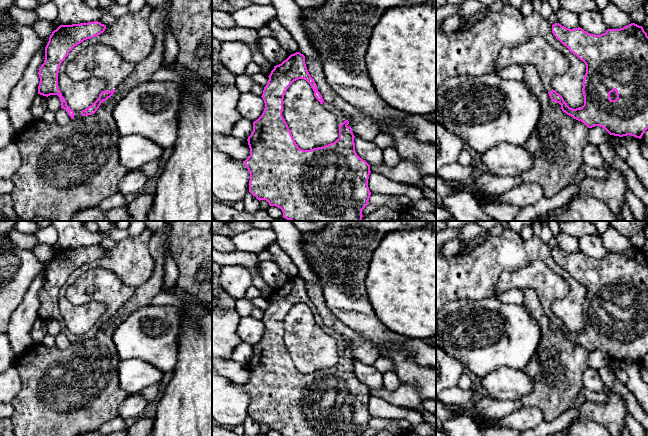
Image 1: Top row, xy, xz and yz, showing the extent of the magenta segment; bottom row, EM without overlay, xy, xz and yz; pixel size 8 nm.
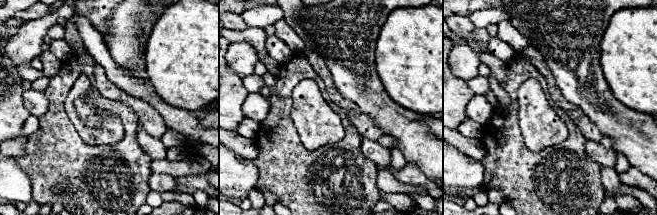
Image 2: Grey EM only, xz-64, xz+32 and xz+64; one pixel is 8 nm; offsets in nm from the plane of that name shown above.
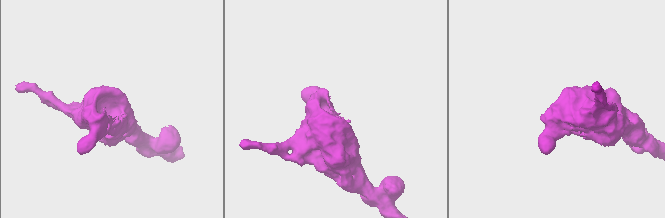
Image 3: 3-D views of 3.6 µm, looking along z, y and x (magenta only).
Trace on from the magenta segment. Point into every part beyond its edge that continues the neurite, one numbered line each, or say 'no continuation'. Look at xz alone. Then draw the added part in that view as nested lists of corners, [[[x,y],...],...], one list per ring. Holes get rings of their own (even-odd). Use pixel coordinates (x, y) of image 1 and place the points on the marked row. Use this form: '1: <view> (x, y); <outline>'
1: xz (341, 117); [[[325,102],[322,103],[322,106],[328,110],[329,112],[333,113],[336,115],[337,117],[337,121],[338,121],[338,125],[341,125],[345,120],[347,120],[347,116],[339,111],[337,108],[335,108],[334,106],[330,105],[330,104],[326,104]]]

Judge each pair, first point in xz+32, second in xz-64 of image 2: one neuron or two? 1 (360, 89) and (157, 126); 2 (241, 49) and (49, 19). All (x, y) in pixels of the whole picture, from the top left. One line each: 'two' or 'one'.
1: two
2: one

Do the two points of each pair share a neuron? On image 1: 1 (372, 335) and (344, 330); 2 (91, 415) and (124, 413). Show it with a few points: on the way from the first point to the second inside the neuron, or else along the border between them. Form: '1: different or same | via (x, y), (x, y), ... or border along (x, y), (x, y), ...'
1: different | border along (337, 319), (366, 338), (375, 347)
2: different | border along (129, 395), (119, 406), (117, 415)

